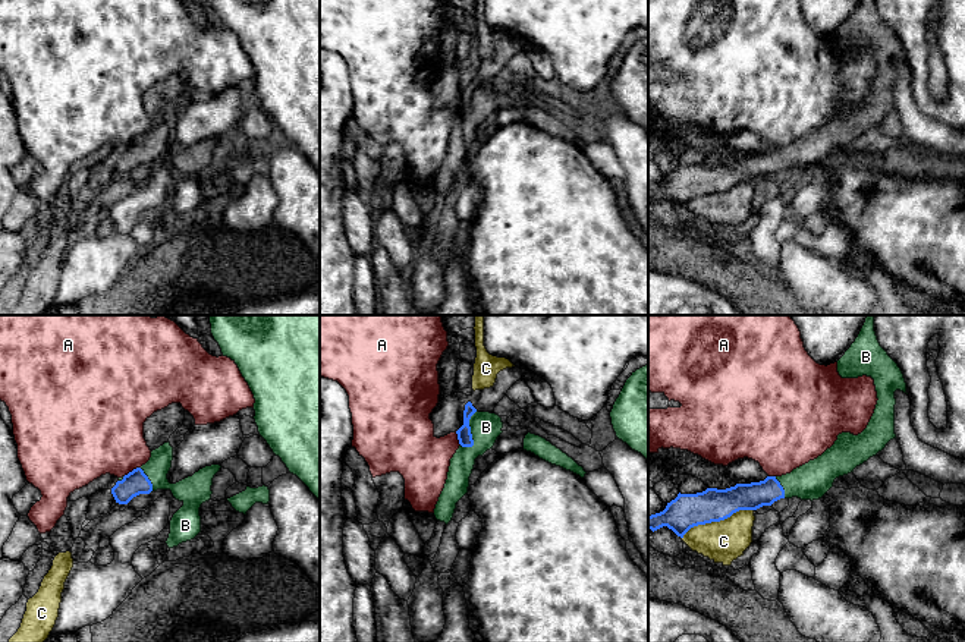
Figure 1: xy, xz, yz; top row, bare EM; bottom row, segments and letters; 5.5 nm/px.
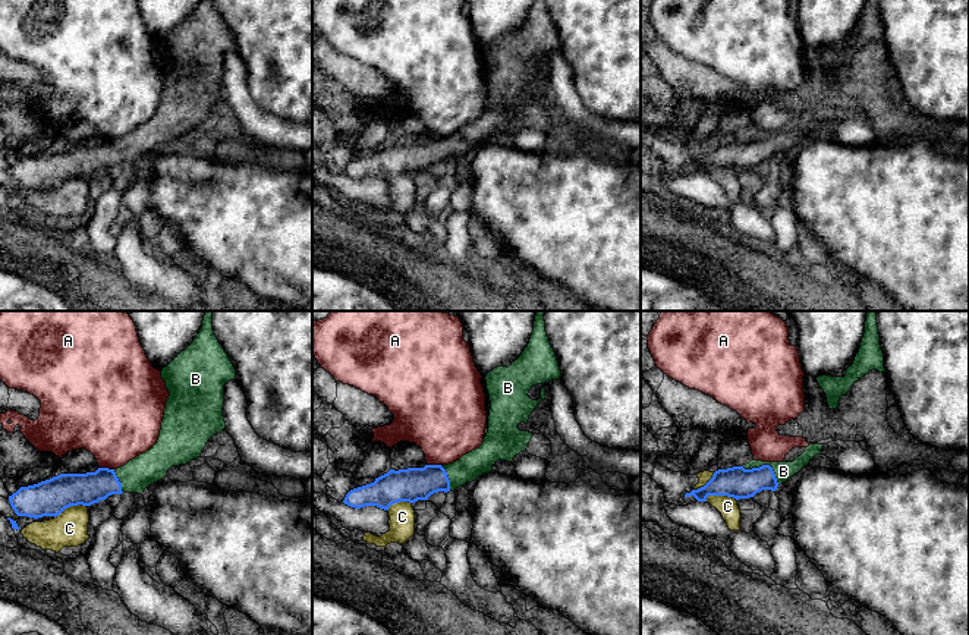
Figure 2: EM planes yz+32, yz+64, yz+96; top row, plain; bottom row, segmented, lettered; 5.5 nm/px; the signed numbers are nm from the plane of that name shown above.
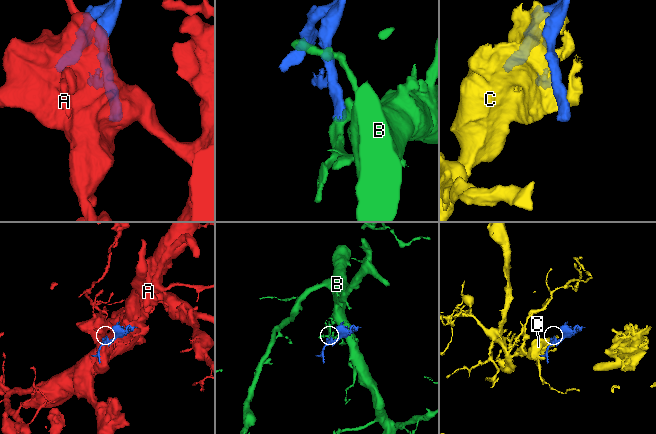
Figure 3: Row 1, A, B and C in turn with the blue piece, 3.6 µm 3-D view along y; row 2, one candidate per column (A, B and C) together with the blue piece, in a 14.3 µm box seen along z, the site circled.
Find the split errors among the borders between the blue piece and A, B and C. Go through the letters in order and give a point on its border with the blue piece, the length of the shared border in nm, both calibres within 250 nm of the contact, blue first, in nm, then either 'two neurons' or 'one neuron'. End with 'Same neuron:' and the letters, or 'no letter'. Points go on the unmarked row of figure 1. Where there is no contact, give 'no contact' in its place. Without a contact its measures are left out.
A: xy (132, 142) | 110 nm | 140/420 nm | two neurons
B: xz (470, 104) | 220 nm | 80/170 nm | one neuron
C: yz (716, 192) | 420 nm | 190/220 nm | two neurons
Same neuron: B

